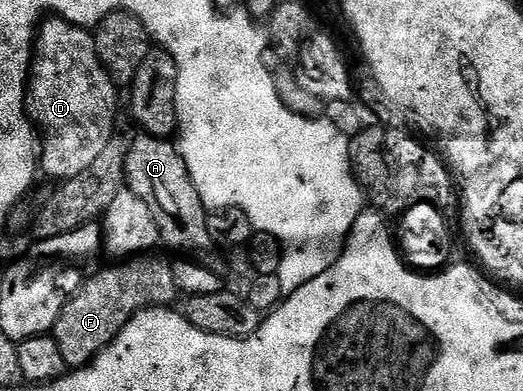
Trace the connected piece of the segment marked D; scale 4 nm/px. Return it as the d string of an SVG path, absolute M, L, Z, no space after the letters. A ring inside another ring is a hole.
M60 18L42 19L35 37L35 55L29 69L29 86L25 90L25 111L29 119L43 133L43 156L39 168L53 179L53 182L64 182L75 178L75 174L83 174L99 154L103 154L103 146L114 139L113 127L117 124L117 92L118 85L107 74L107 70L99 62L99 54L95 50L93 32L88 28L80 28Z

